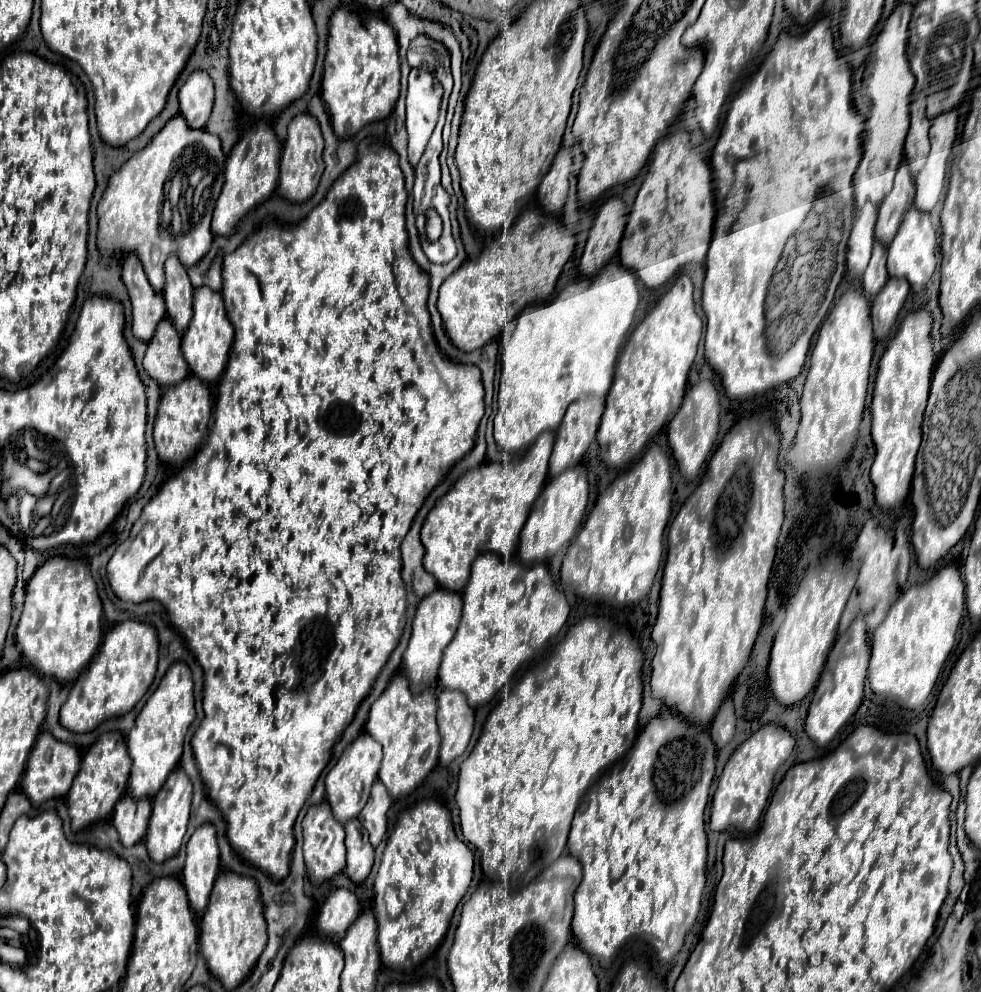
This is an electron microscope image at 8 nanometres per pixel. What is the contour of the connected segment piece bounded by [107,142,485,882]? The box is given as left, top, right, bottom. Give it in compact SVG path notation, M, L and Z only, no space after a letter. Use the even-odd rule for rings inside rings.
M363 142L359 146L359 160L337 180L323 204L295 226L295 230L267 220L241 248L225 256L221 296L229 320L235 324L235 342L227 370L219 382L213 428L197 456L177 476L167 480L143 508L127 542L117 548L107 566L109 584L121 600L135 604L157 600L163 604L171 625L201 664L205 678L205 718L191 740L201 780L227 822L231 848L277 882L285 880L289 874L295 846L293 824L299 810L309 798L319 774L329 764L333 744L351 724L359 704L371 692L403 634L407 590L401 580L401 540L429 492L447 476L453 464L473 448L477 426L483 418L485 390L479 368L447 362L435 344L427 310L429 276L421 272L407 250L405 202L407 190L399 168L399 154L385 144ZM261 240L271 248L265 248L265 256L255 256Z

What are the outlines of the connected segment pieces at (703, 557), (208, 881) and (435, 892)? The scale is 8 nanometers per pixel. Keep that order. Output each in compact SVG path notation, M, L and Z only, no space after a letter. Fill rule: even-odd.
M761 416L761 418L749 418L749 420L737 422L727 432L727 436L723 438L717 452L713 454L701 486L687 498L687 502L683 504L683 508L679 510L679 514L675 516L675 520L669 526L669 536L667 536L669 550L667 550L667 562L665 562L663 582L661 582L663 602L659 602L659 616L657 616L657 622L655 622L653 632L651 632L651 638L655 642L655 656L653 656L653 662L651 662L651 668L653 668L651 690L653 690L655 698L663 700L669 708L683 714L687 718L687 722L695 724L695 726L707 728L711 724L719 706L729 696L729 690L731 690L735 678L747 666L747 662L751 658L755 638L757 638L757 632L761 628L763 608L765 608L765 598L767 598L767 582L769 582L771 566L773 566L773 560L775 560L779 530L781 530L781 524L783 524L783 472L777 468L777 454L779 454L779 432L769 418Z
M211 824L199 826L187 842L183 886L191 908L199 914L207 908L211 888L219 874L219 846Z
M423 800L411 810L403 812L393 828L393 832L387 838L383 860L375 878L375 918L377 918L377 944L381 950L381 960L387 968L393 970L403 970L409 972L415 966L419 966L429 954L437 950L441 944L449 922L453 918L453 912L459 904L459 900L465 896L467 886L471 884L473 876L473 852L461 842L453 830L451 822L451 812L445 808L443 802L439 800ZM387 884L397 884L399 886L399 896L405 902L405 910L397 920L389 920L385 914L385 886Z

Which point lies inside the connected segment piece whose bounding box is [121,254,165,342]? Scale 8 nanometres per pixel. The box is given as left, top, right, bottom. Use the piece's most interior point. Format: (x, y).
(148, 307)

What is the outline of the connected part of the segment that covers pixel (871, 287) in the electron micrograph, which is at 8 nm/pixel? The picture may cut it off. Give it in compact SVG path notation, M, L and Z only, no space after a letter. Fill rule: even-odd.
M877 240L867 272L863 274L863 292L869 300L873 300L889 280L885 264L887 264L887 248Z

